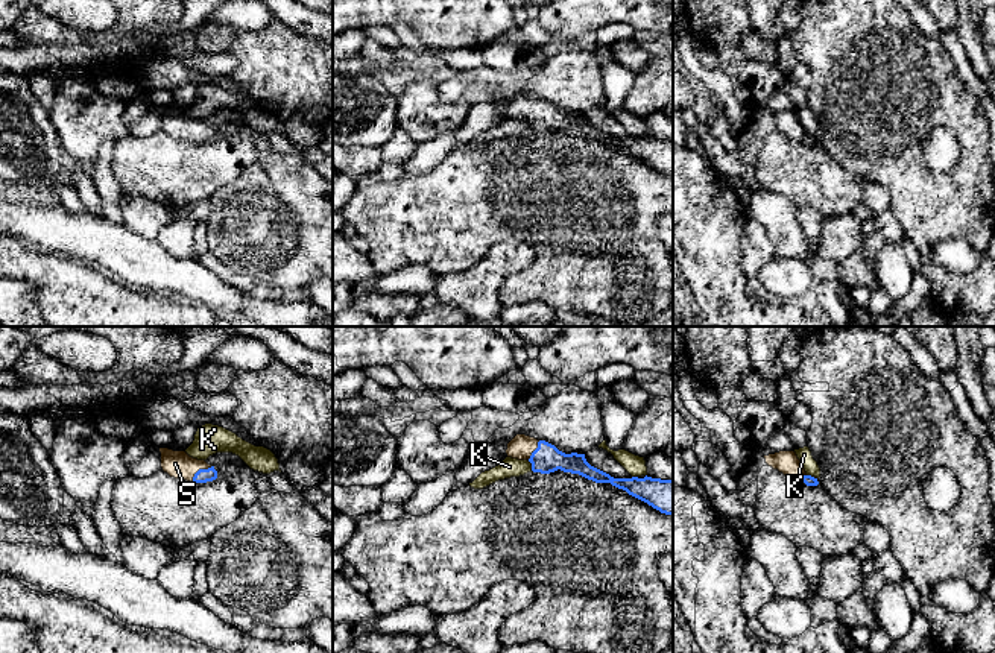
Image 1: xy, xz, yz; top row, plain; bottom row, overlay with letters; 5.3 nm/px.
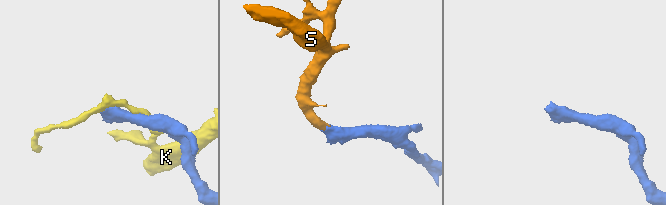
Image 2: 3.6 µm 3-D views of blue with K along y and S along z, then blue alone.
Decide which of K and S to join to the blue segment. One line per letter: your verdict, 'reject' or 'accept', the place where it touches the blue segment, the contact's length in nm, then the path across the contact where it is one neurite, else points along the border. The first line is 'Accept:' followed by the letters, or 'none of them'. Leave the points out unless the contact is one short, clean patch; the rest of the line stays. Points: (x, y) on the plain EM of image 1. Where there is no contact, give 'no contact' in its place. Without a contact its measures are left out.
Accept: S
K: reject; contact xz (532, 125); length 60 nm
S: accept; contact xy (199, 129); length 130 nm; way xy (202, 135), (199, 129), (190, 129), (176, 123)

